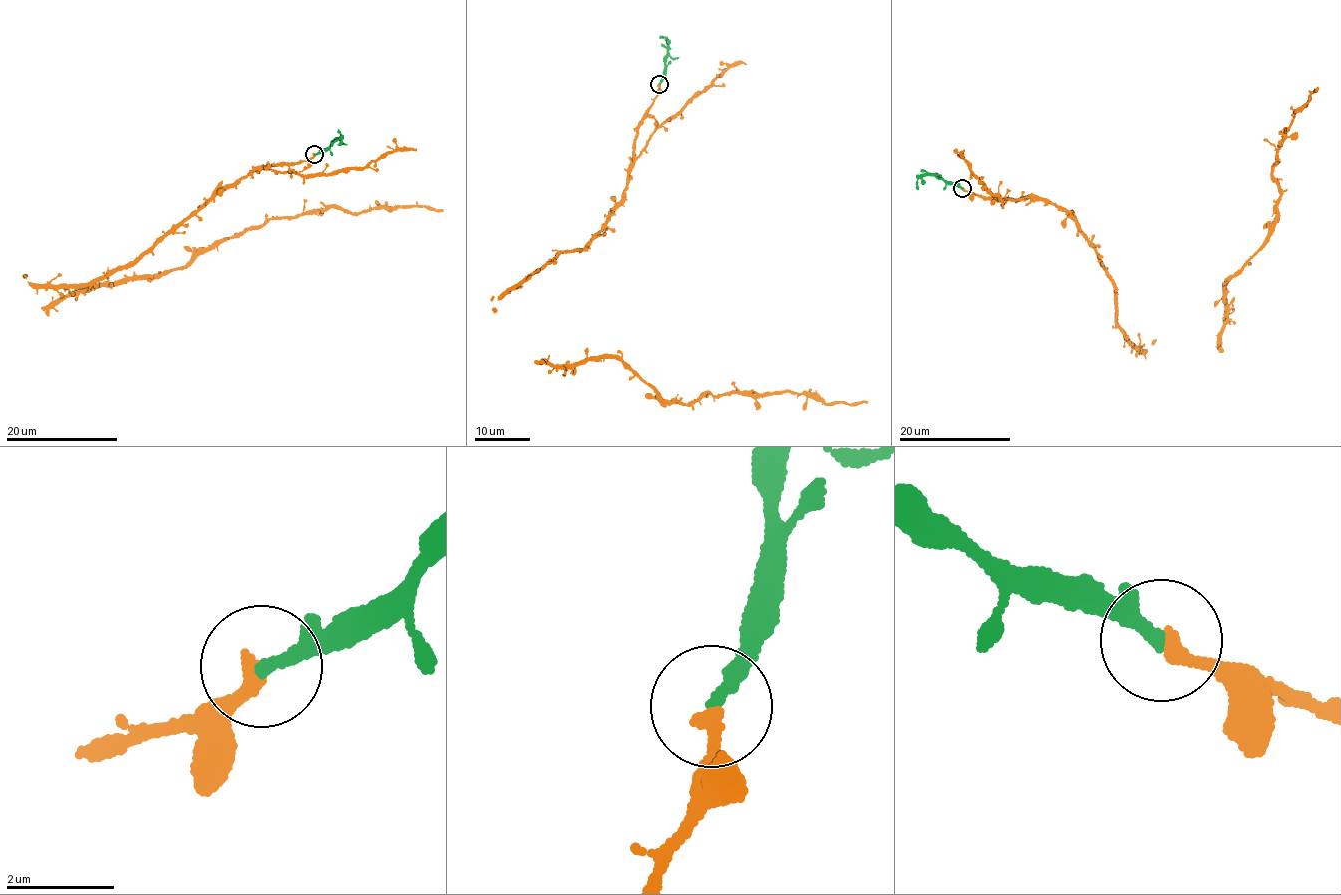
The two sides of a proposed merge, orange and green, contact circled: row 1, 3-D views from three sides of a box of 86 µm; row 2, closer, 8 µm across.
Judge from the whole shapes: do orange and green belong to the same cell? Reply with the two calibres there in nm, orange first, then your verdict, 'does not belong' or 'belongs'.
320 nm thick on the orange side, 240 nm on the other; belongs

